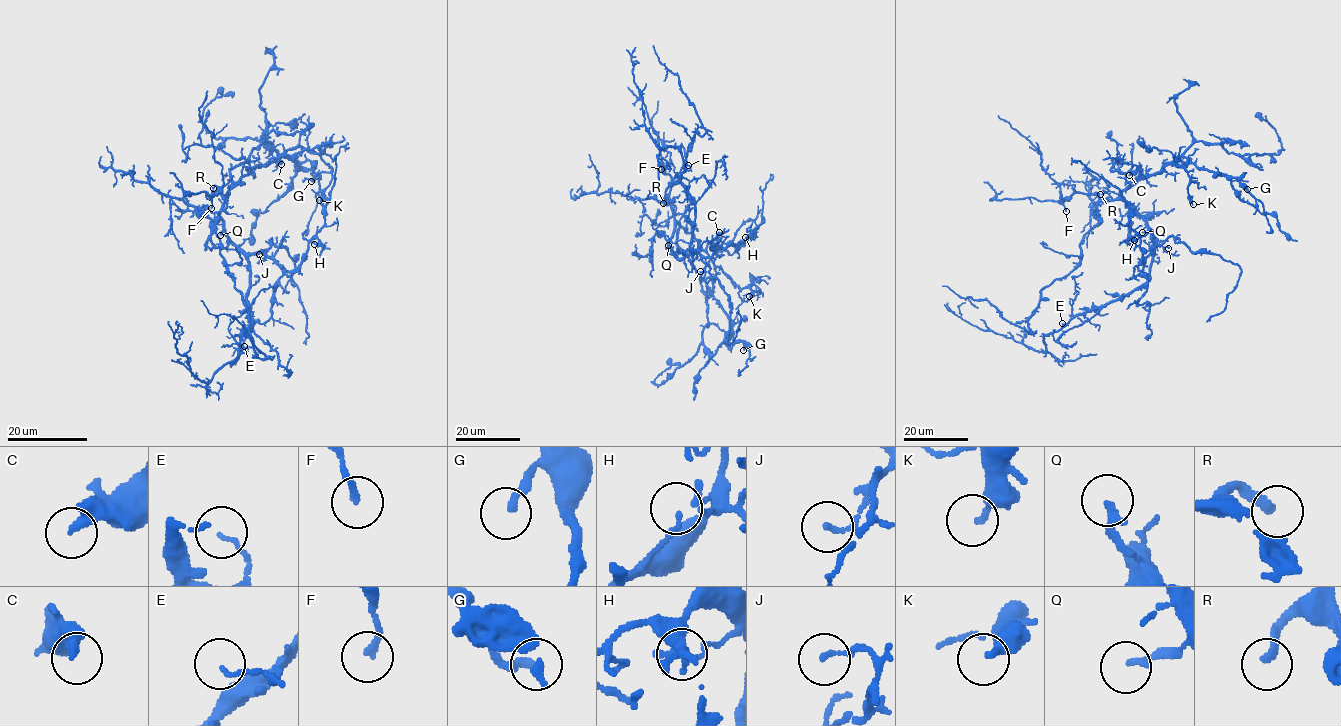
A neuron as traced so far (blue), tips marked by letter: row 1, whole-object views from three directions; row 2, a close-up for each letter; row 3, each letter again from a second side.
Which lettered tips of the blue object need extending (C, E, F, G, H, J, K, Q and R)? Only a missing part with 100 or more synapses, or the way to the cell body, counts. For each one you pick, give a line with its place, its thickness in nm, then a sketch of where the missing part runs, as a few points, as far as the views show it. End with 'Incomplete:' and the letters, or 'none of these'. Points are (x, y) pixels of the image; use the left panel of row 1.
R: at (213, 188); 240 nm thick; missing branch runs (213, 188), (200, 169), (201, 160), (113, 90), (113, 66), (145, 76), (234, 73), (250, 91)
Incomplete: R

